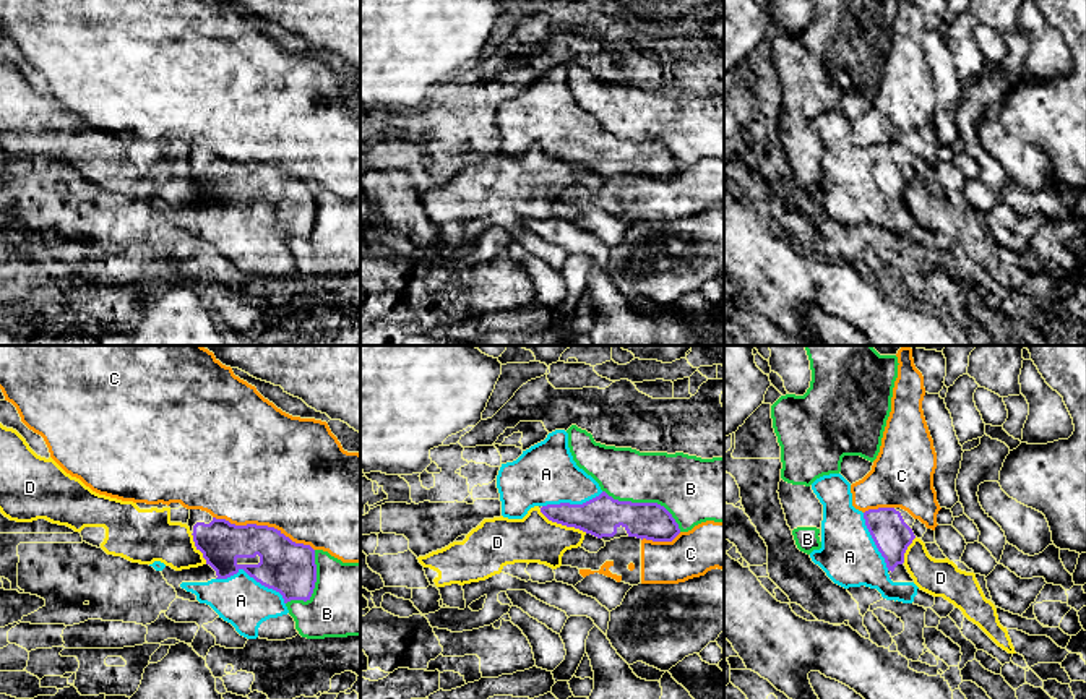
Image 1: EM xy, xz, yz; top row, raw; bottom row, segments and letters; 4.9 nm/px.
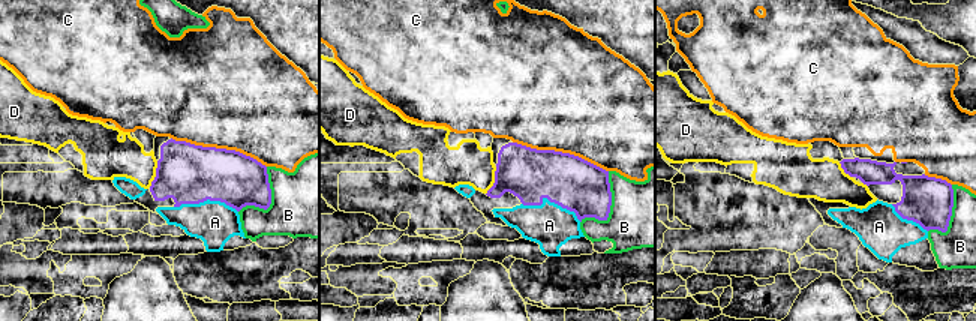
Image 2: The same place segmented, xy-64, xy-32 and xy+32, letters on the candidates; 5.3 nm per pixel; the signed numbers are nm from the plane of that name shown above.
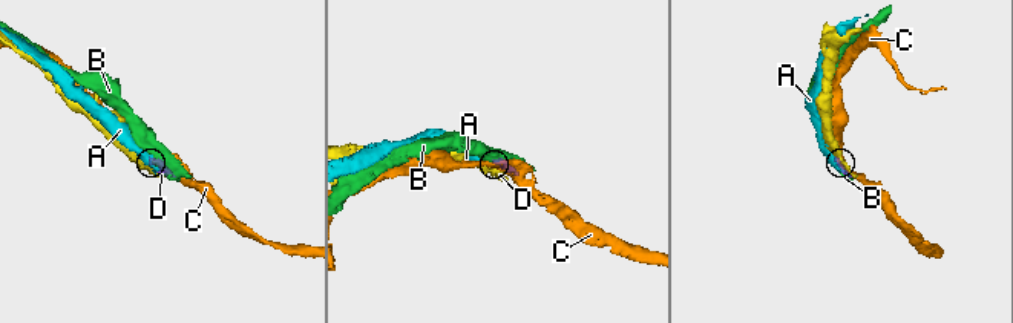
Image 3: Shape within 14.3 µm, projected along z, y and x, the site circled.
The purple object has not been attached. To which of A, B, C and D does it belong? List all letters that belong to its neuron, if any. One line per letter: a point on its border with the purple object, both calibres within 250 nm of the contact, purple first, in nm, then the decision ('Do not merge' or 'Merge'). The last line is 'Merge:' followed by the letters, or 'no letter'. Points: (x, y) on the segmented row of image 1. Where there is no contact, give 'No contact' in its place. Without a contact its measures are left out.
A: Touches purple at xy (254, 578). Thickness 260 nm (purple) against 240 nm. Merge
B: Touches purple at xz (645, 503). Thickness 200 nm (purple) against 320 nm. Do not merge
C: Touches purple at xy (263, 526). Thickness 260 nm (purple) against 500 nm. Do not merge
D: Touches purple at xz (564, 524). Thickness 200 nm (purple) against 240 nm. Do not merge
Merge: A

